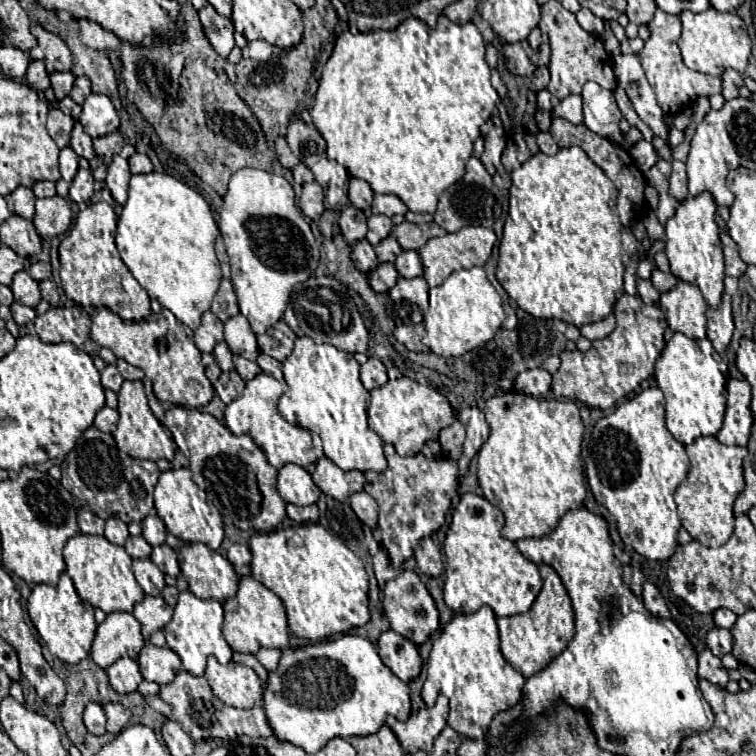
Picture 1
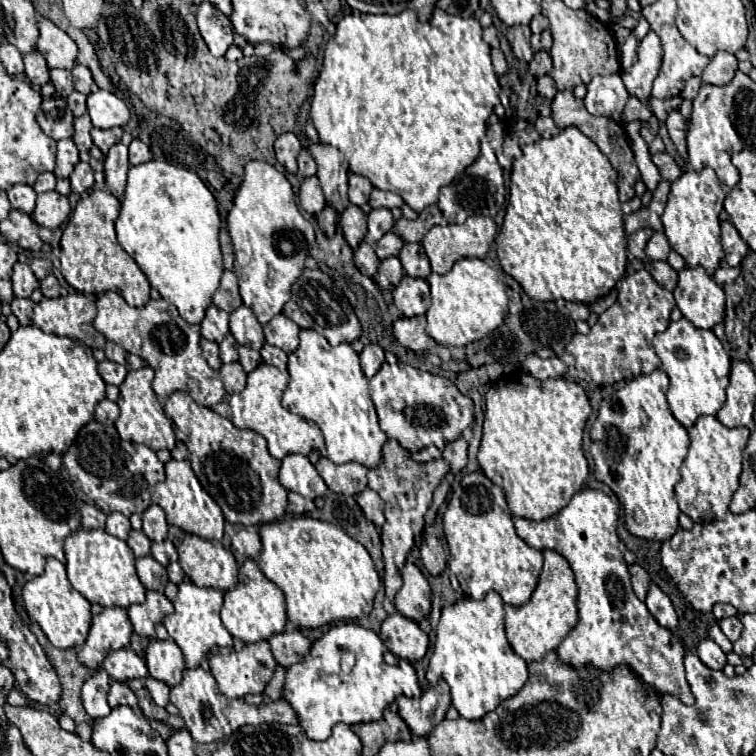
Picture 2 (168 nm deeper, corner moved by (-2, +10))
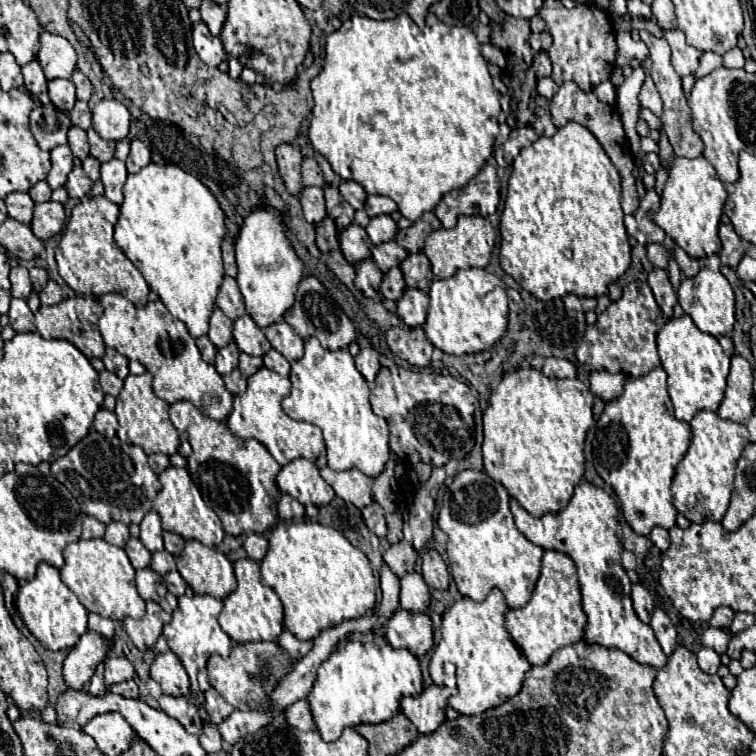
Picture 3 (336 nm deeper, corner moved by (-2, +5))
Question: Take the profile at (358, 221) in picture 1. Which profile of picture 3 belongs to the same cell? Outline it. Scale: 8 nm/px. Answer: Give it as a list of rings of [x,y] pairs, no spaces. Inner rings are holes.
[[[355,222],[349,228],[345,228],[339,234],[341,240],[341,252],[349,264],[359,264],[363,258],[371,256],[371,240],[367,238],[367,232]]]

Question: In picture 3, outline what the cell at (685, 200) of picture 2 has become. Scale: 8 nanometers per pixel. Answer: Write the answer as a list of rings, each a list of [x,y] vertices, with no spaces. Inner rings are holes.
[[[677,156],[671,164],[669,178],[661,194],[661,208],[655,214],[655,224],[661,226],[667,232],[667,236],[671,236],[675,244],[681,246],[693,258],[717,254],[721,250],[717,228],[725,200],[727,190],[723,188],[723,182],[719,180],[715,168],[705,156],[697,158]]]

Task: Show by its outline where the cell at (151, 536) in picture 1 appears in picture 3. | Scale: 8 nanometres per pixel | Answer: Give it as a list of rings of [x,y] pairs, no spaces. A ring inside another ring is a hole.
[[[155,510],[145,514],[145,518],[139,524],[141,528],[141,542],[147,546],[149,552],[163,550],[163,528],[161,528],[161,518]]]

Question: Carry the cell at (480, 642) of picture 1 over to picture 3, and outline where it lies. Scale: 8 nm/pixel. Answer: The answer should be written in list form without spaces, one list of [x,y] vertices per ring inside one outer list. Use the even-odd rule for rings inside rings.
[[[491,590],[483,602],[461,598],[443,614],[441,642],[433,650],[429,672],[435,684],[453,688],[449,704],[465,716],[501,706],[521,690],[523,676],[531,668],[527,658],[505,630],[509,606],[501,590]]]

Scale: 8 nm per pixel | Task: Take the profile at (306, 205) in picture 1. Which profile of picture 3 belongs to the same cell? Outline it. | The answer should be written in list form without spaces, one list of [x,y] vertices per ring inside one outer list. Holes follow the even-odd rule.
[[[303,188],[299,194],[301,206],[305,220],[309,224],[319,224],[327,212],[325,212],[325,198],[323,198],[323,188]]]

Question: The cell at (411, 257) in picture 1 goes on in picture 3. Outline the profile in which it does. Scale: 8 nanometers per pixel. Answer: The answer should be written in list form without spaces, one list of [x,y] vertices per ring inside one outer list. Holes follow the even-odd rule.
[[[423,252],[409,254],[401,262],[401,272],[409,288],[419,288],[423,292],[429,292],[429,286],[433,282],[433,272],[431,272],[431,262]]]

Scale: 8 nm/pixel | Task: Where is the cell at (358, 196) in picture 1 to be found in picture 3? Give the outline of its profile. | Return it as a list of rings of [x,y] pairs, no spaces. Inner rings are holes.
[[[341,182],[339,184],[339,192],[341,192],[343,200],[347,200],[355,210],[363,208],[367,194],[365,194],[365,190],[357,182]]]

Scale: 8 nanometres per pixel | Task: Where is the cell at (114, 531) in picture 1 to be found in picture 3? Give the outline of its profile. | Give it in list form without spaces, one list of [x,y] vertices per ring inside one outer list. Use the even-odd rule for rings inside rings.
[[[111,522],[107,526],[107,532],[103,536],[109,544],[117,546],[117,548],[125,548],[127,540],[129,540],[129,528],[123,522]]]

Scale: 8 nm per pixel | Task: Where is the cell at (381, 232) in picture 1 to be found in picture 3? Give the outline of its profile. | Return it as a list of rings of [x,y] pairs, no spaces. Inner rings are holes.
[[[375,216],[371,218],[371,222],[367,224],[367,234],[373,242],[373,246],[379,246],[383,242],[391,242],[397,234],[397,224],[393,222],[391,216]]]

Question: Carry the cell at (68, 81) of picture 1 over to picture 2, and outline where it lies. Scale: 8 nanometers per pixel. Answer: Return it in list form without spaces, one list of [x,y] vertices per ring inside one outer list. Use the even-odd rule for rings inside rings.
[[[51,69],[51,82],[61,97],[68,97],[74,90],[73,77],[69,69]]]

